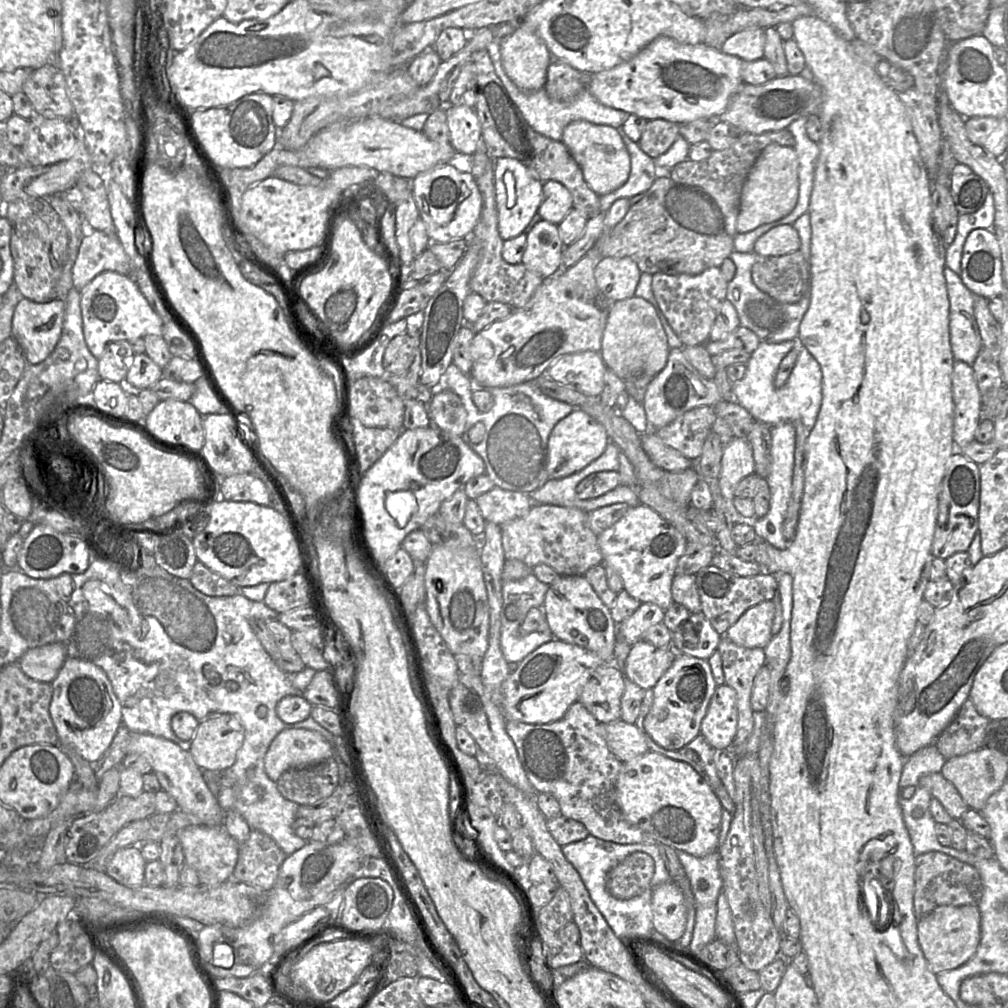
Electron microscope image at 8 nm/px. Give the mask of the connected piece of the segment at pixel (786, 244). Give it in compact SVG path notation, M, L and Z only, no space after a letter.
M792 224L770 229L754 244L753 252L760 256L782 256L798 251L801 246L798 232Z

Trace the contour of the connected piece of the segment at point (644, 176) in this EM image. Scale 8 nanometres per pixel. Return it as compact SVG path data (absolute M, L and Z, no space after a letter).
M622 128L618 131L629 153L631 169L625 184L611 193L600 196L600 210L604 213L618 199L630 199L638 194L645 194L656 179L654 159L644 153L638 143L632 141Z

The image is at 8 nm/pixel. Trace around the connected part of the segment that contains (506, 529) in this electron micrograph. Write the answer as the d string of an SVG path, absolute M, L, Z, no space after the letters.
M534 504L526 515L500 525L504 557L506 560L520 560L530 568L546 564L562 576L584 575L588 569L603 562L597 535L587 526L586 518L587 513L578 508Z

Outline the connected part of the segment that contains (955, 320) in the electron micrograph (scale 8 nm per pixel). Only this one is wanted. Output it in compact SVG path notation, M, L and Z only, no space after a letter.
M944 268L944 277L949 299L949 334L954 361L972 365L983 349L983 344L974 314L974 294L963 284L960 276L950 268Z

